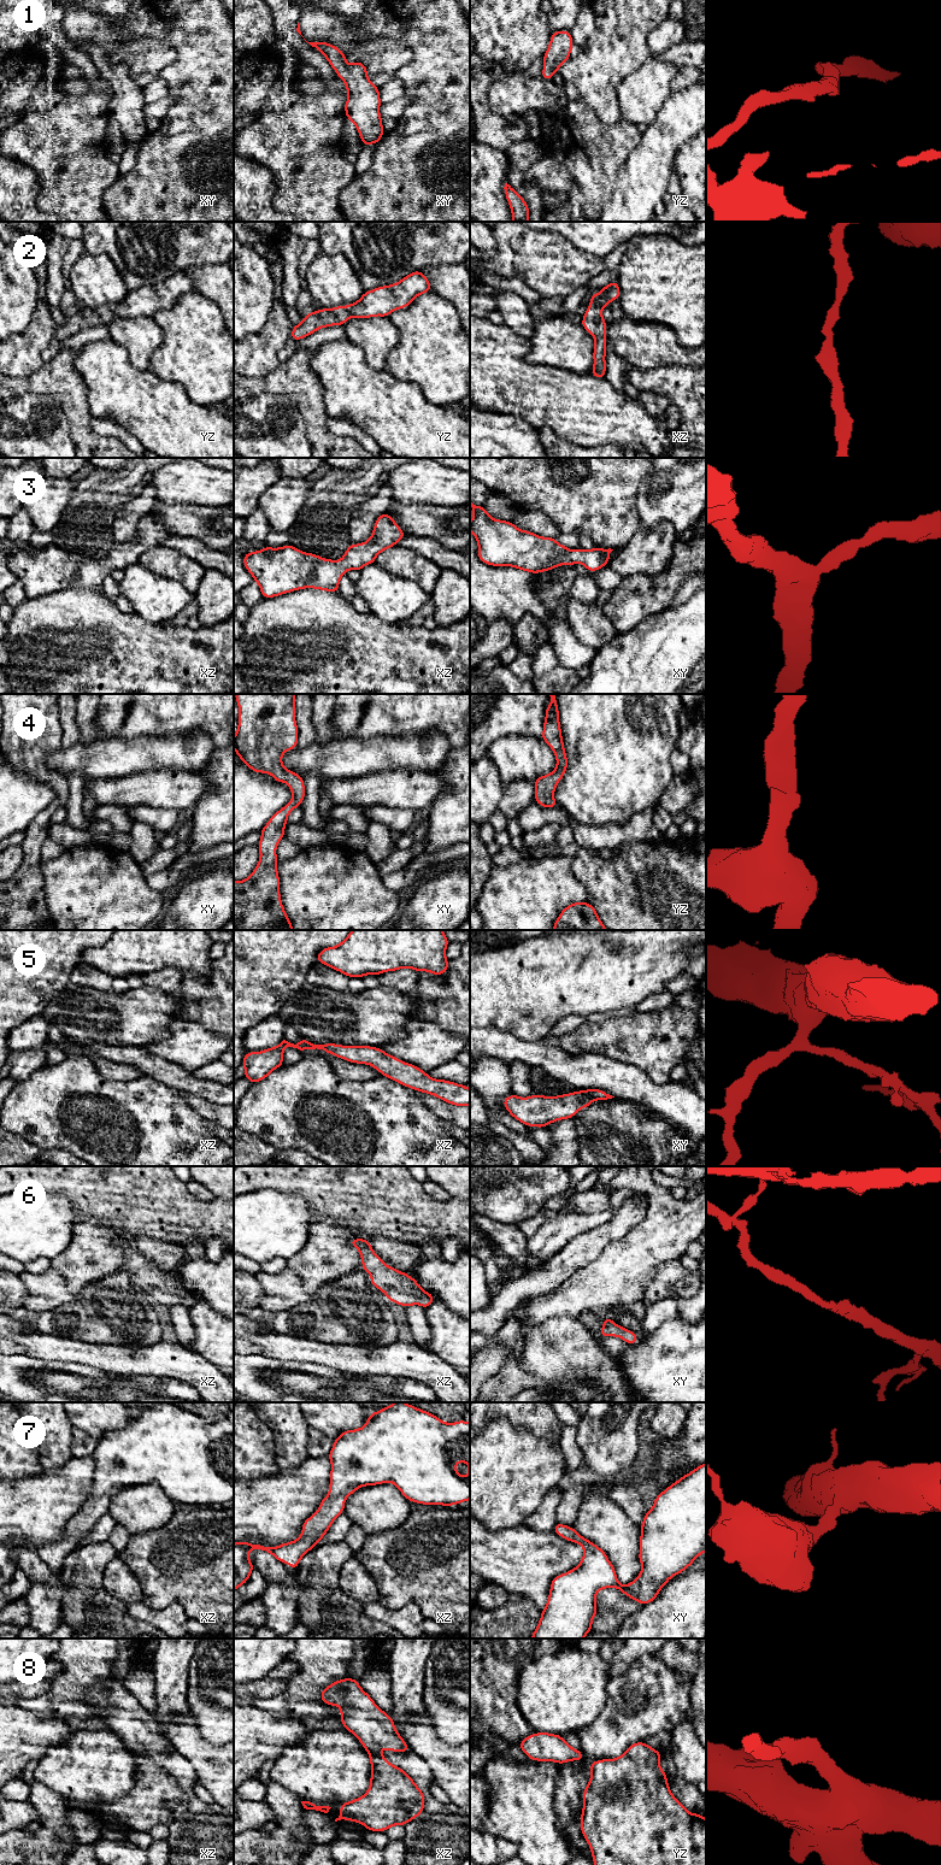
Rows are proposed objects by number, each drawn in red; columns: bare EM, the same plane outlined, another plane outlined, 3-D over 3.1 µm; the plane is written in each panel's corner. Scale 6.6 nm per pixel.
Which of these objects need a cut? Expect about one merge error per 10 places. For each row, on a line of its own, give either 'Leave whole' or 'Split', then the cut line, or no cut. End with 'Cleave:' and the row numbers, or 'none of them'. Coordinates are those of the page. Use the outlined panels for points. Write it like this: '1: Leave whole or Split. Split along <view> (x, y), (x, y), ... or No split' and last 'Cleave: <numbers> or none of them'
1: Leave whole. No split
2: Leave whole. No split
3: Leave whole. No split
4: Leave whole. No split
5: Leave whole. No split
6: Leave whole. No split
7: Leave whole. No split
8: Leave whole. No split
Cleave: none of them

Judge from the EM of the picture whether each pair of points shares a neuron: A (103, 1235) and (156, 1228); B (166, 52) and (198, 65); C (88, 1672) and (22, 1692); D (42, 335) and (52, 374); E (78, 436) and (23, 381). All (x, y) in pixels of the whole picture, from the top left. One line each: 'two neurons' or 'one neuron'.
A: two neurons
B: two neurons
C: two neurons
D: two neurons
E: one neuron

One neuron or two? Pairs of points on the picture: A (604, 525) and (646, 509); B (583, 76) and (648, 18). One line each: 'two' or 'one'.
A: two
B: one

